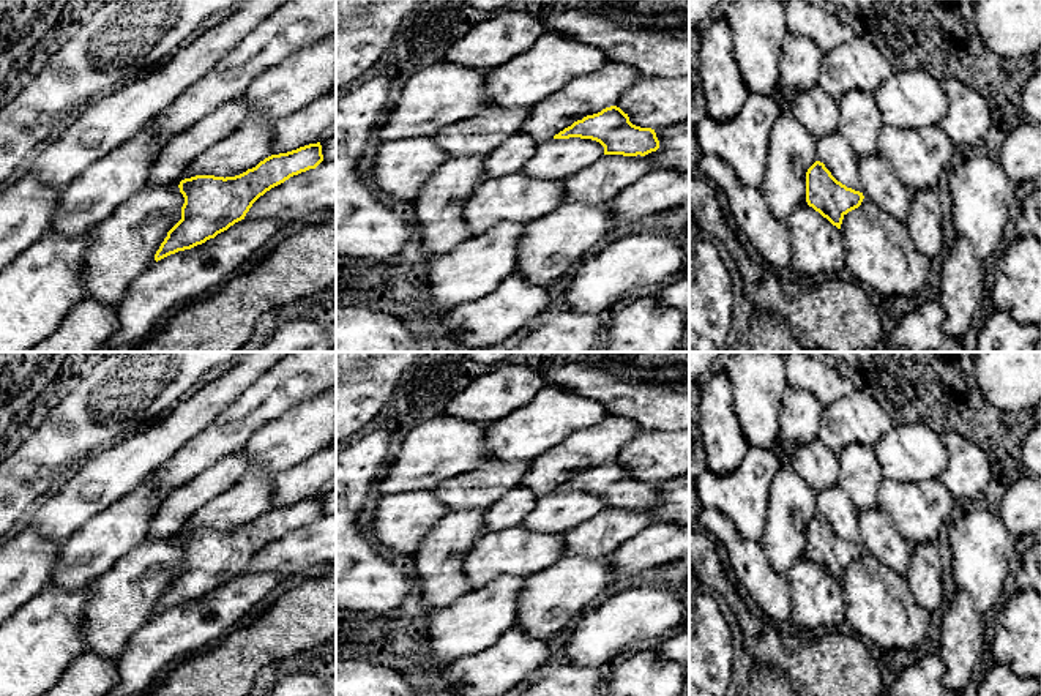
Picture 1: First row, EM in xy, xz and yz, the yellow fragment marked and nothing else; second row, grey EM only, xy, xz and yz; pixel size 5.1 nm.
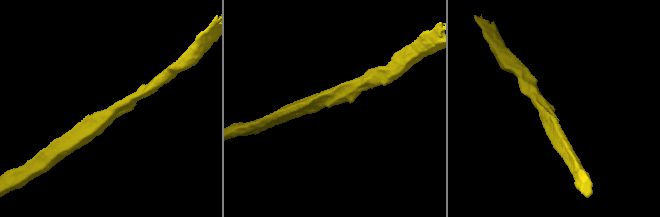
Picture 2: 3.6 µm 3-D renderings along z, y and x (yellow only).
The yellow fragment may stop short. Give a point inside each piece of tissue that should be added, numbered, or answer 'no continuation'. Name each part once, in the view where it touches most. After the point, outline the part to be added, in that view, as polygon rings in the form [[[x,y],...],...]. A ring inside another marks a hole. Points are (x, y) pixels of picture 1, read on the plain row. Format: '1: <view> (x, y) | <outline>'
no continuation

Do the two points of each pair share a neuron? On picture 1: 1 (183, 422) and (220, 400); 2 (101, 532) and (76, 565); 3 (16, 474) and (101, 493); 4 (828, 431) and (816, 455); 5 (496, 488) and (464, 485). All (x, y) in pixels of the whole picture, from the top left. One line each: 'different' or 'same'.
1: same
2: same
3: different
4: different
5: same

